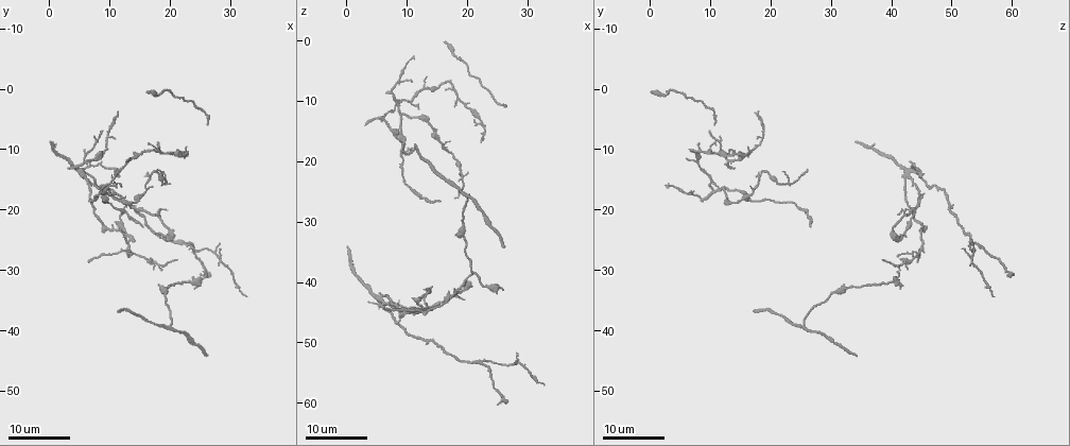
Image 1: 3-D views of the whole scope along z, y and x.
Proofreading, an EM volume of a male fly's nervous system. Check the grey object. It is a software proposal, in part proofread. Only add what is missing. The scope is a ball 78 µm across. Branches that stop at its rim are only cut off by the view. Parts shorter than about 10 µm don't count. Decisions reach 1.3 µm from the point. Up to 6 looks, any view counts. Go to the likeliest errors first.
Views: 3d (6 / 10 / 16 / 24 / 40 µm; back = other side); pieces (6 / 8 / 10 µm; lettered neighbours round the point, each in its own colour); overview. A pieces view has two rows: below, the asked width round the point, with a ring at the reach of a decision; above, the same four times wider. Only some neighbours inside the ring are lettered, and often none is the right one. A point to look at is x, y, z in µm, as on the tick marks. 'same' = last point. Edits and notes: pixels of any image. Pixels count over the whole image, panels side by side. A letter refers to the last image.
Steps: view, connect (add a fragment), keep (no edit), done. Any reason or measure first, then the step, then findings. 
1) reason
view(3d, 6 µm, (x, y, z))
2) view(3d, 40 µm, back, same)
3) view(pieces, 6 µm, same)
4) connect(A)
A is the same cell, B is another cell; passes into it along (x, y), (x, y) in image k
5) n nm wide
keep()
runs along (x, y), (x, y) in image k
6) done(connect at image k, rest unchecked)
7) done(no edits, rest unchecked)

free end
view(3d, 16 µm, (26.0, 44.0, 34.0))

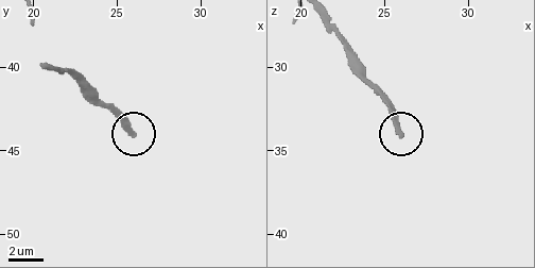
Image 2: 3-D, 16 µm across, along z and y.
view(pieces, 8 µm, (25.9, 44.0, 34.1))

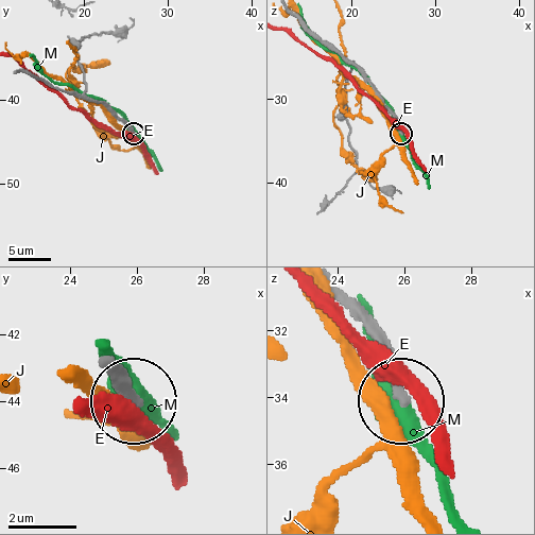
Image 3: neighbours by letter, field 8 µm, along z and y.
keep()
E, J and M are other cells; no lettered fragment goes on from it

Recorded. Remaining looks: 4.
view(3d, 24 µm, (11.5, 3.5, 17.5))

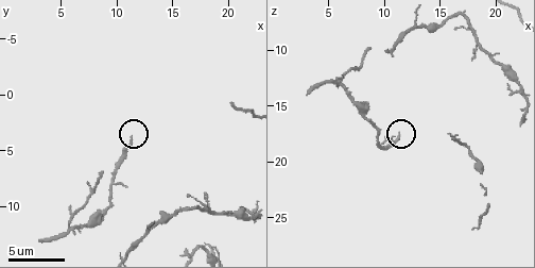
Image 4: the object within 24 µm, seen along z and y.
view(pieces, 8 µm, (11.4, 3.8, 18.0))

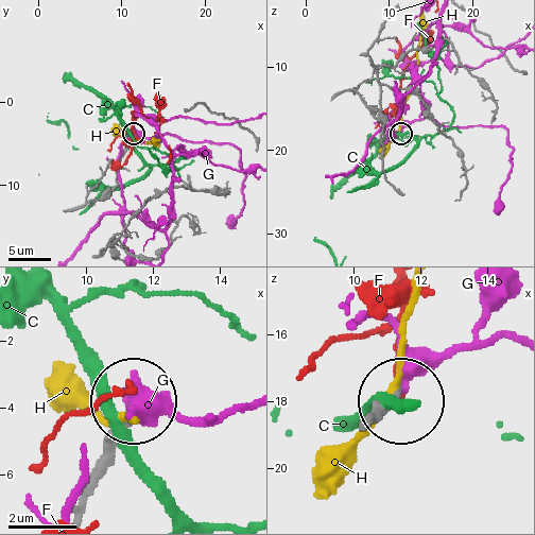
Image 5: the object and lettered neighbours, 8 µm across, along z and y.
keep()
C, F, G and H are other cells; no lettered fragment goes on from it

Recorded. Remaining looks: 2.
an open end
view(3d, 16 µm, (14.0, 25.0, 40.5))

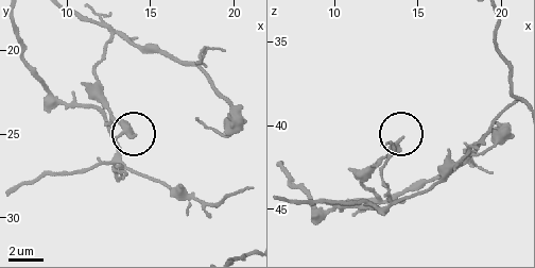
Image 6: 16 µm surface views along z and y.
what lies round it
view(pieces, 8 µm, (14.0, 25.0, 41.1))

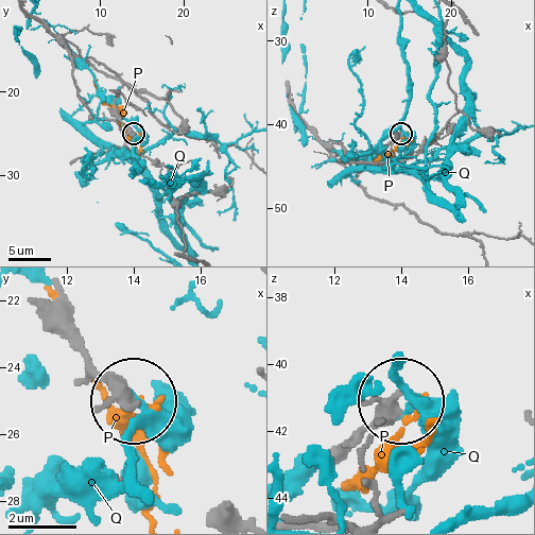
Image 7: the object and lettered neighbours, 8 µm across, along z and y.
keep()
P and Q are other cells; runs along (72, 63), (65, 47), (119, 81), (115, 113), (133, 134) in image 7; none of them fits

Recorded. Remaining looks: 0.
done(no edits, rest unchecked)

